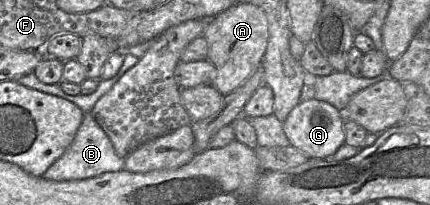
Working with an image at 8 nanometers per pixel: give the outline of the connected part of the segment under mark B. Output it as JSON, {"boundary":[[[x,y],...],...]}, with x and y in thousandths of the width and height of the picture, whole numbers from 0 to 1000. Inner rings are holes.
{"boundary":[[[288,259],[288,302],[274,356],[256,385],[233,390],[223,439],[207,463],[158,463],[147,449],[137,410],[98,405],[79,356],[53,366],[37,390],[37,400],[58,424],[158,488],[181,517],[193,551],[191,600],[181,624],[170,693],[149,751],[98,854],[100,868],[133,888],[195,878],[228,863],[249,839],[270,839],[288,824],[288,771],[270,746],[256,673],[216,576],[214,537],[230,478],[256,444],[291,351],[309,327],[321,298],[323,288],[319,278]]]}

